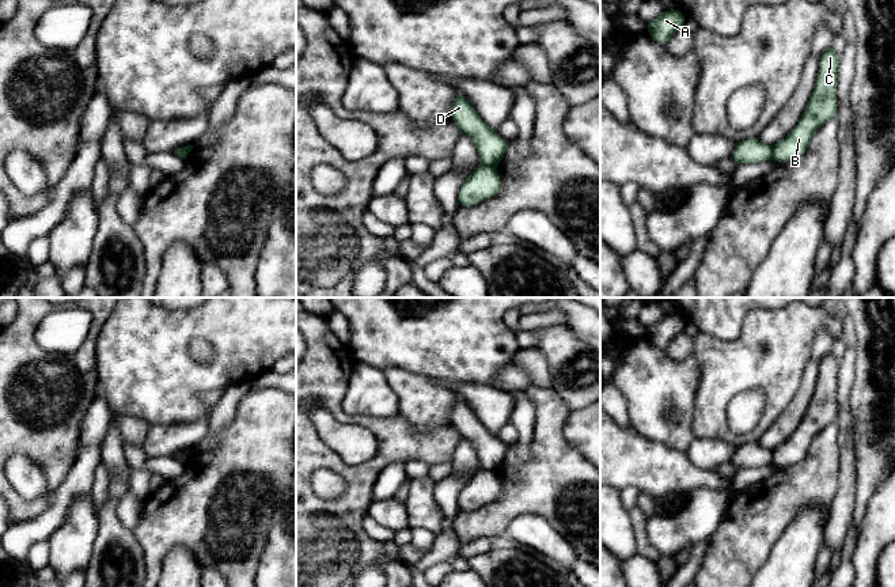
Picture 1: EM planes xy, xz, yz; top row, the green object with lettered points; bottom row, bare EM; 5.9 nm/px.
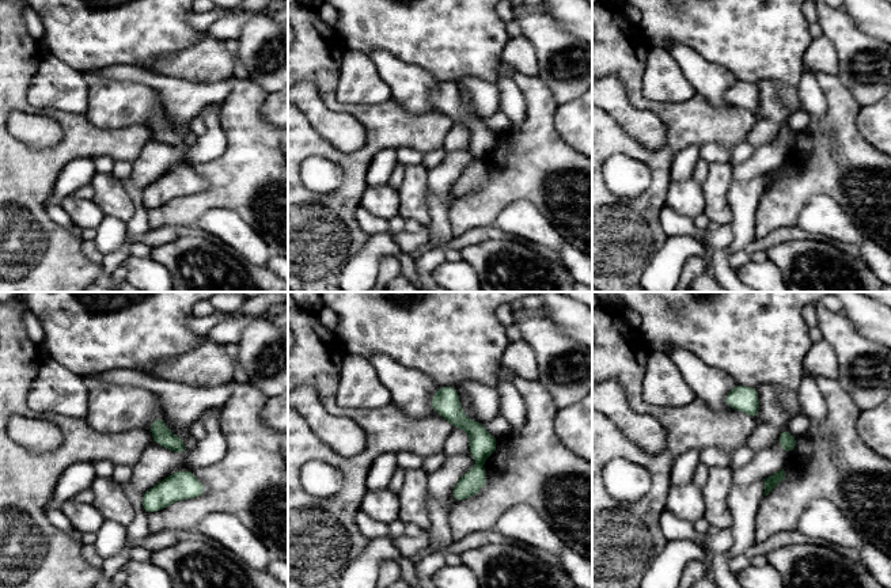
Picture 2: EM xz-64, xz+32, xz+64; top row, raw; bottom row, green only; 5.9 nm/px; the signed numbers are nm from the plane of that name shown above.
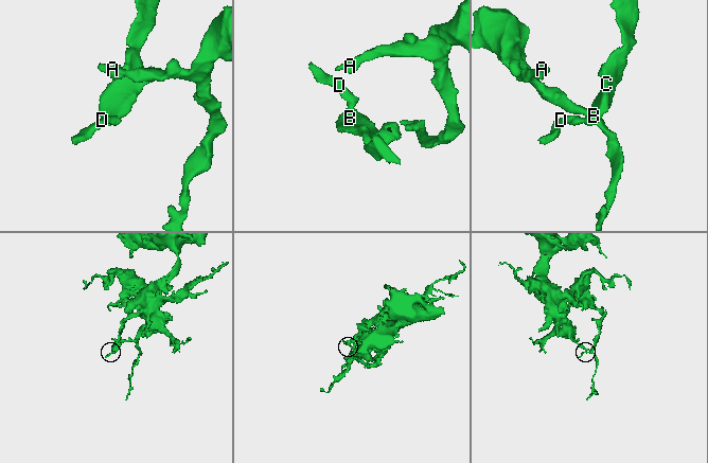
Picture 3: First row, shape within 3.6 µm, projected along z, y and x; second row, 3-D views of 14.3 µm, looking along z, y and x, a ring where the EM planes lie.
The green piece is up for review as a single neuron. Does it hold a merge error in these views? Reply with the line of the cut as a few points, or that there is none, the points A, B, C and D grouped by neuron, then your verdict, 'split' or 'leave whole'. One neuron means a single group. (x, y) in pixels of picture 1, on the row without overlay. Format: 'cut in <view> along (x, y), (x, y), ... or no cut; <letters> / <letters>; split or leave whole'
cut in xz along (482, 468), (493, 470); A B C / D; split

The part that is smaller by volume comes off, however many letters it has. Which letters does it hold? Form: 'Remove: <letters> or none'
Remove: D

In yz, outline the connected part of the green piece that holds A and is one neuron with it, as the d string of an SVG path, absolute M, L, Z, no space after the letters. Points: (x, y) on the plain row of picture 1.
M665 314L660 321L646 329L648 338L665 351L675 336L684 332L686 321L680 314Z

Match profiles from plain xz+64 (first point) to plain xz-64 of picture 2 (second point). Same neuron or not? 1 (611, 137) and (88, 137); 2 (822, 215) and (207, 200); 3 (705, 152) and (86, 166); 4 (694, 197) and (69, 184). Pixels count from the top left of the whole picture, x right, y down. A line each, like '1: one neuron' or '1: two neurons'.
1: one neuron
2: two neurons
3: two neurons
4: two neurons

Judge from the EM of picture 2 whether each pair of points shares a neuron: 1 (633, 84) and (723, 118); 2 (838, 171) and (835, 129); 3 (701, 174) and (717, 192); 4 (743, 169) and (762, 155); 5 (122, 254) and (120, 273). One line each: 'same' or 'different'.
1: same
2: same
3: different
4: same
5: different

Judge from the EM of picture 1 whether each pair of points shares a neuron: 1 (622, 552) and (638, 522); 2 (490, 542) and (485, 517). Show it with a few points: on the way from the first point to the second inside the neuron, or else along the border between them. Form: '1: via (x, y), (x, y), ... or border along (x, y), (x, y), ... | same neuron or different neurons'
1: border along (628, 511), (632, 519), (637, 552) | different neurons
2: border along (504, 533), (484, 536), (461, 544) | different neurons

